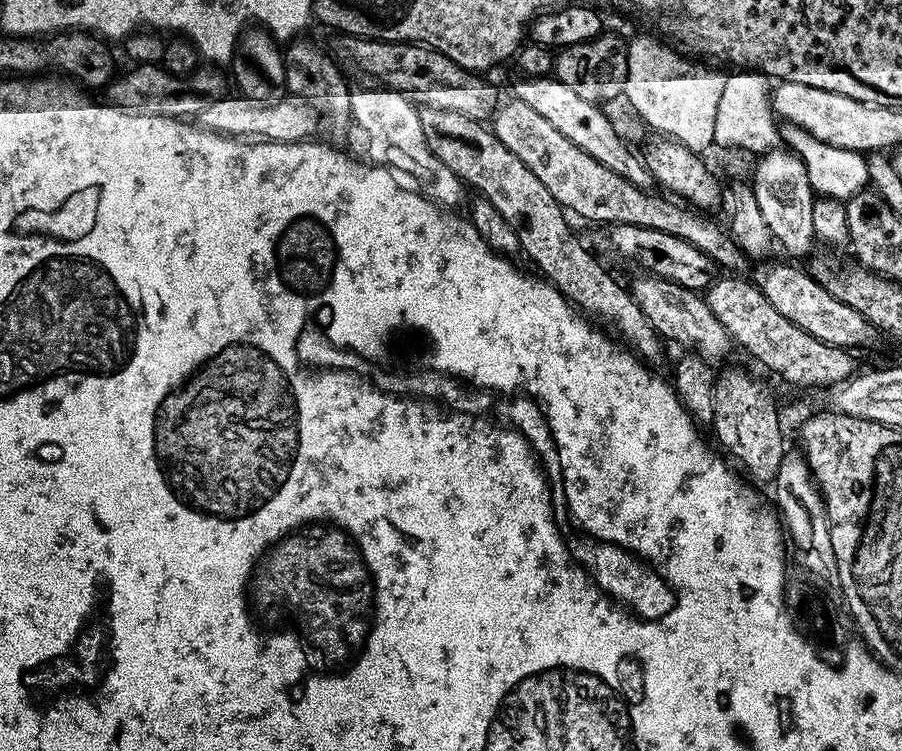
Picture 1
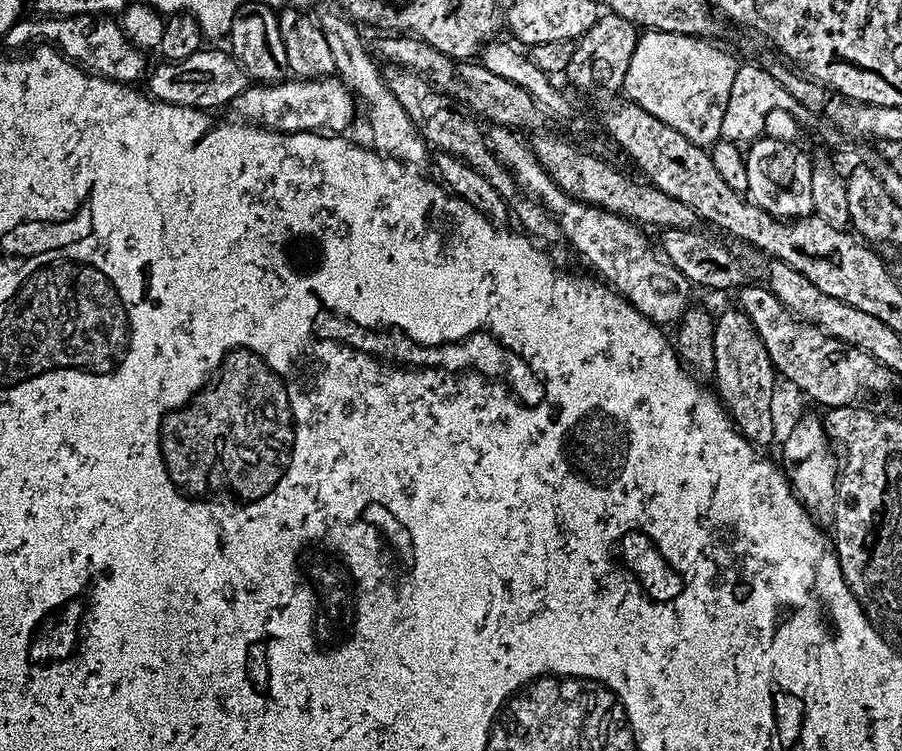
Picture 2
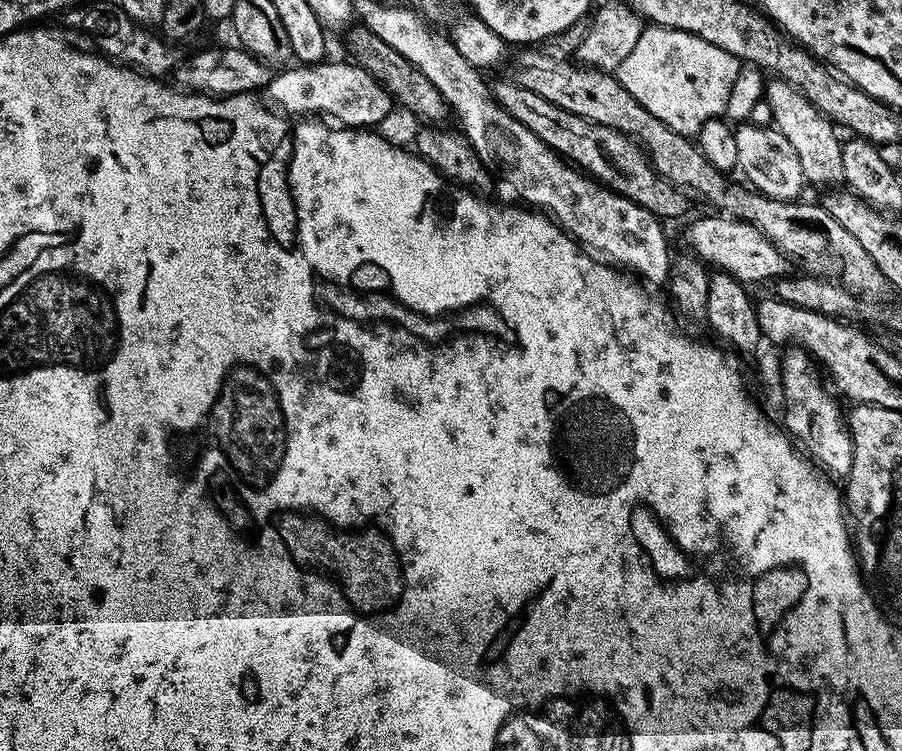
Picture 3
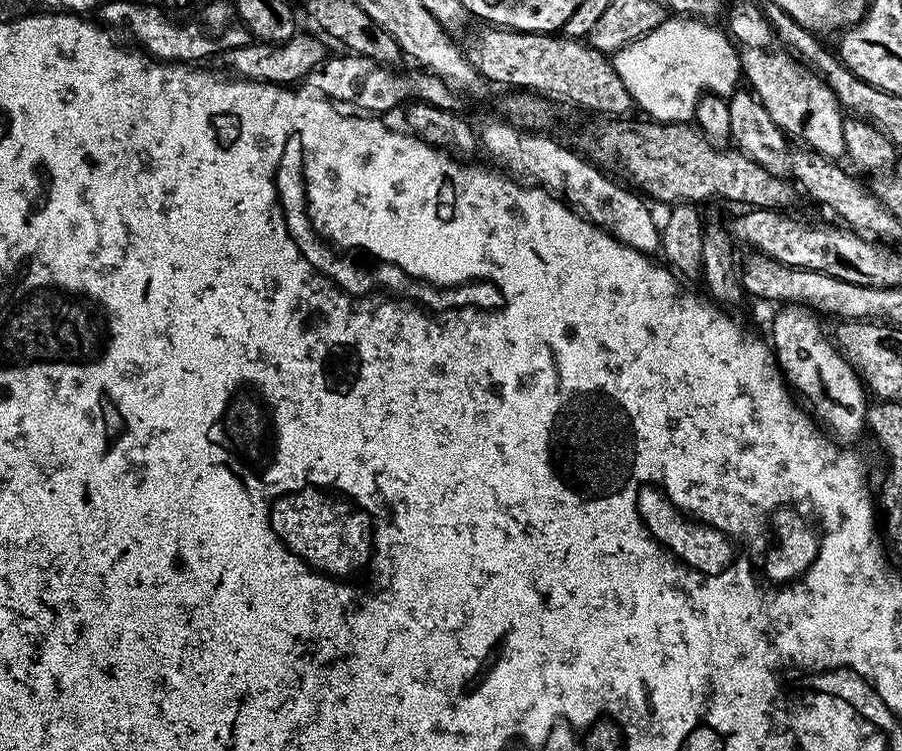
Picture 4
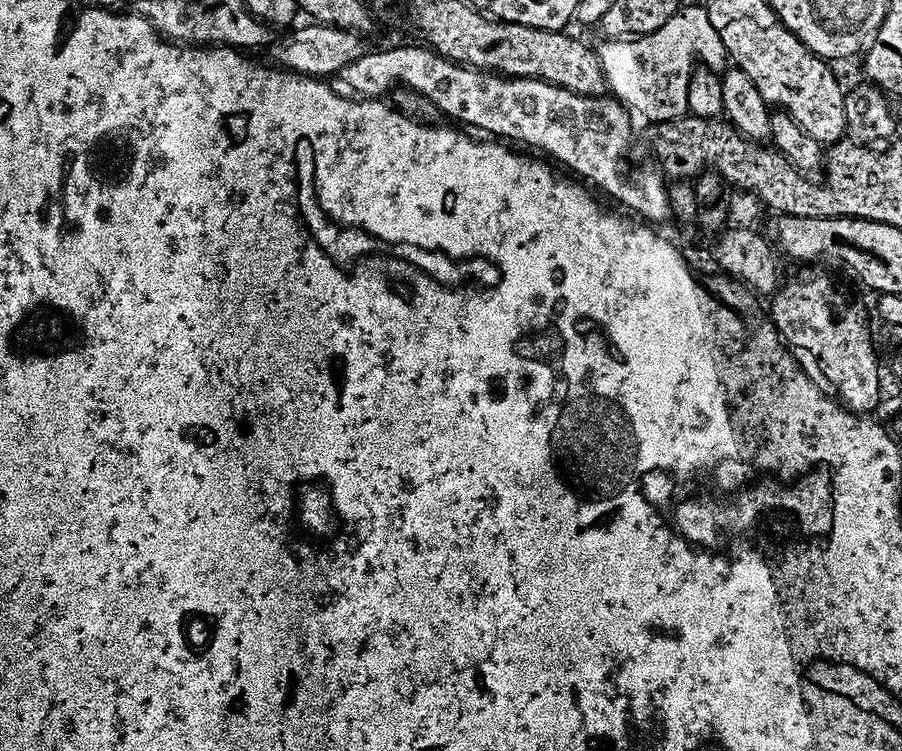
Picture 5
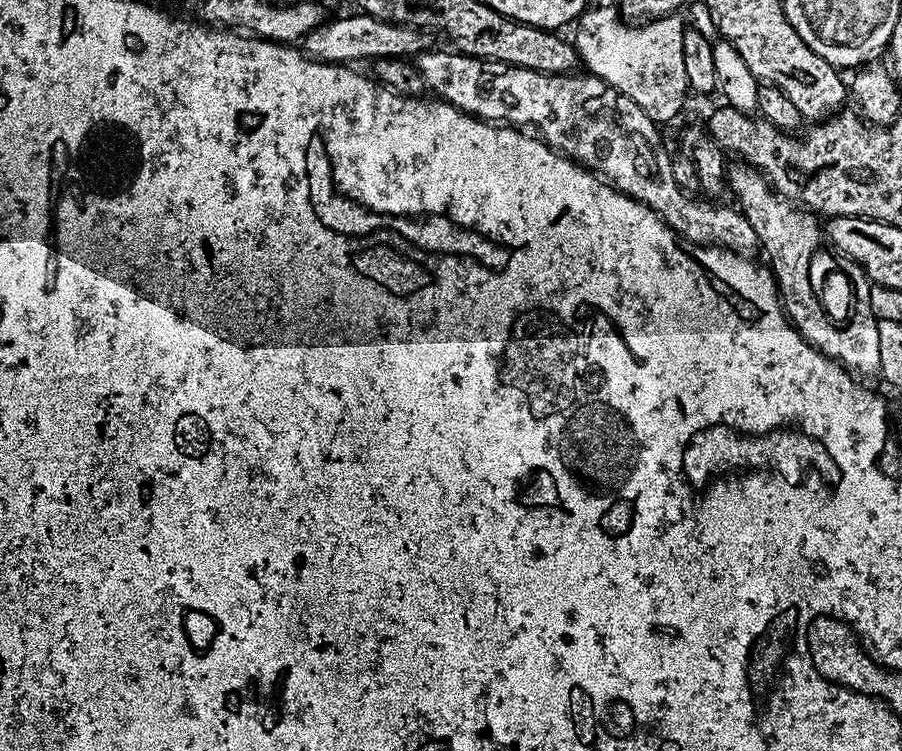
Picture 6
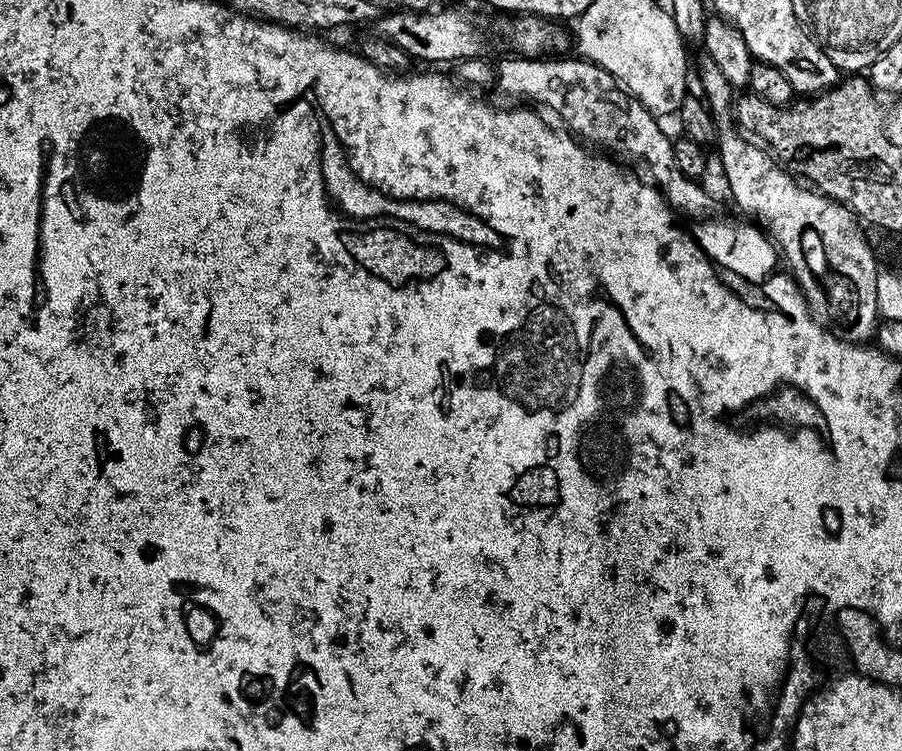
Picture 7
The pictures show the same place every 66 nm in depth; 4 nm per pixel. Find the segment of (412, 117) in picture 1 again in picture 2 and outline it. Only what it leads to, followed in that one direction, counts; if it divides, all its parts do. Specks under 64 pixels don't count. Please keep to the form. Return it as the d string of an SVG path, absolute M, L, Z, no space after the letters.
M335 6L318 9L314 12L314 19L320 25L322 34L326 36L327 45L330 46L336 67L335 75L343 80L353 93L358 94L362 104L364 99L364 104L368 107L368 124L372 127L371 147L385 157L400 161L401 164L420 166L416 164L422 163L424 159L427 161L430 156L429 145L424 143L424 139L416 131L410 114L402 110L398 98L394 98L394 94L390 94L390 90L385 86L381 69L376 69L377 61L369 45L367 48L360 37L361 29Z

